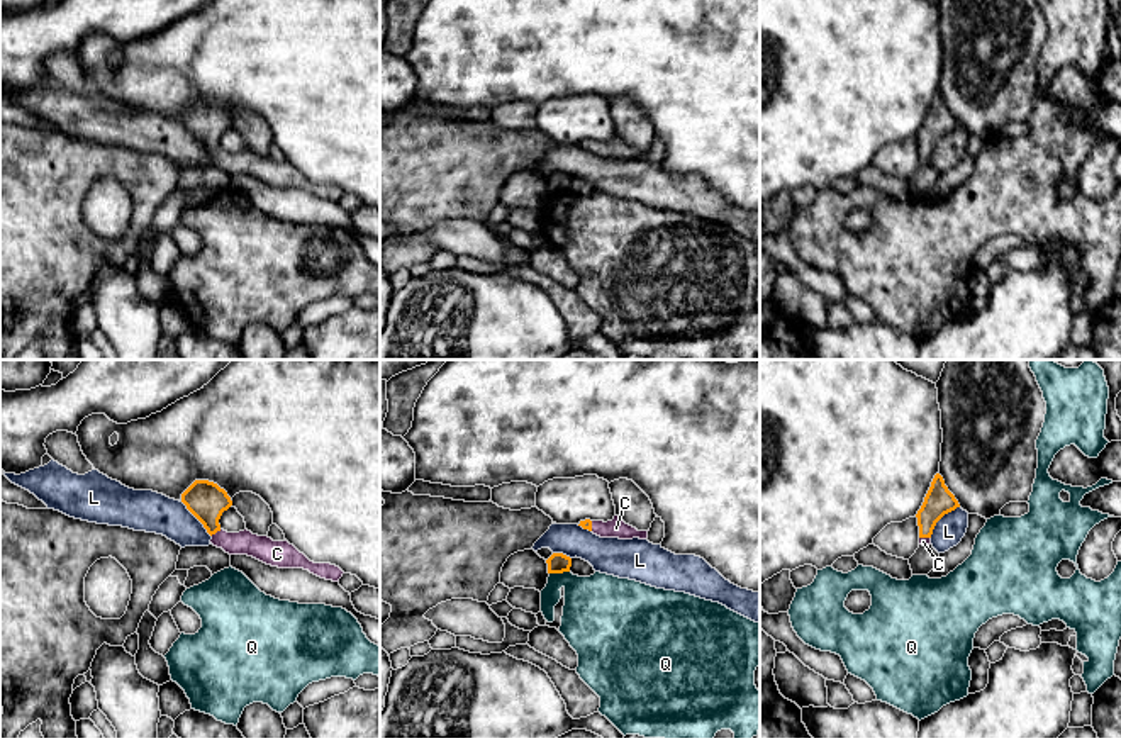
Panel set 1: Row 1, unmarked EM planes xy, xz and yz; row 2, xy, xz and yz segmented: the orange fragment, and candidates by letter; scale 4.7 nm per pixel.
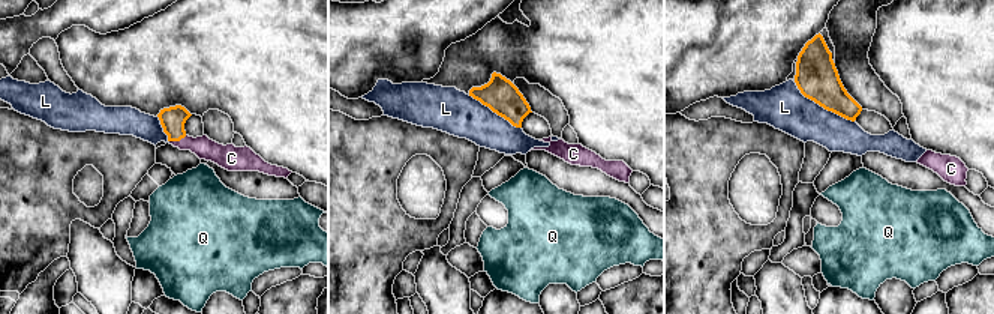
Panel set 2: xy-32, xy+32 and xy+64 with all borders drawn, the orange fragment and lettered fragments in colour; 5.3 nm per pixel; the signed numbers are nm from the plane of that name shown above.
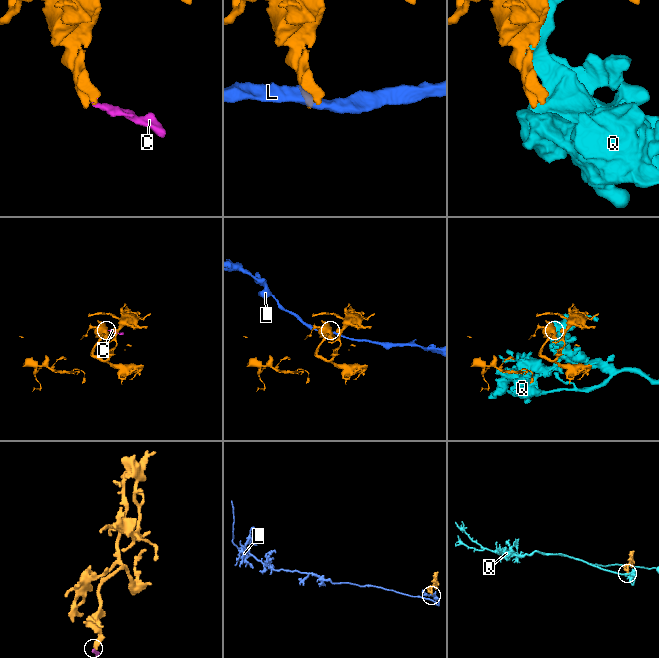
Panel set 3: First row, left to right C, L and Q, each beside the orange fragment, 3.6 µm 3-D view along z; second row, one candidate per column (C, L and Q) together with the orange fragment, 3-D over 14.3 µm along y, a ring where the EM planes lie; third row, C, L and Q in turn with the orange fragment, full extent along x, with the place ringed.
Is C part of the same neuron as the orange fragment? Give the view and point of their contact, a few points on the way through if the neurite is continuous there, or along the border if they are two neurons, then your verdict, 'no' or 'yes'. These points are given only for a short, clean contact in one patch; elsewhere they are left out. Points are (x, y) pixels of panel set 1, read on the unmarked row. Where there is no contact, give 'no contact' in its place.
meets orange in xy at (216, 151); runs through xy (204, 119), (216, 151), (231, 163), (263, 168); yes

